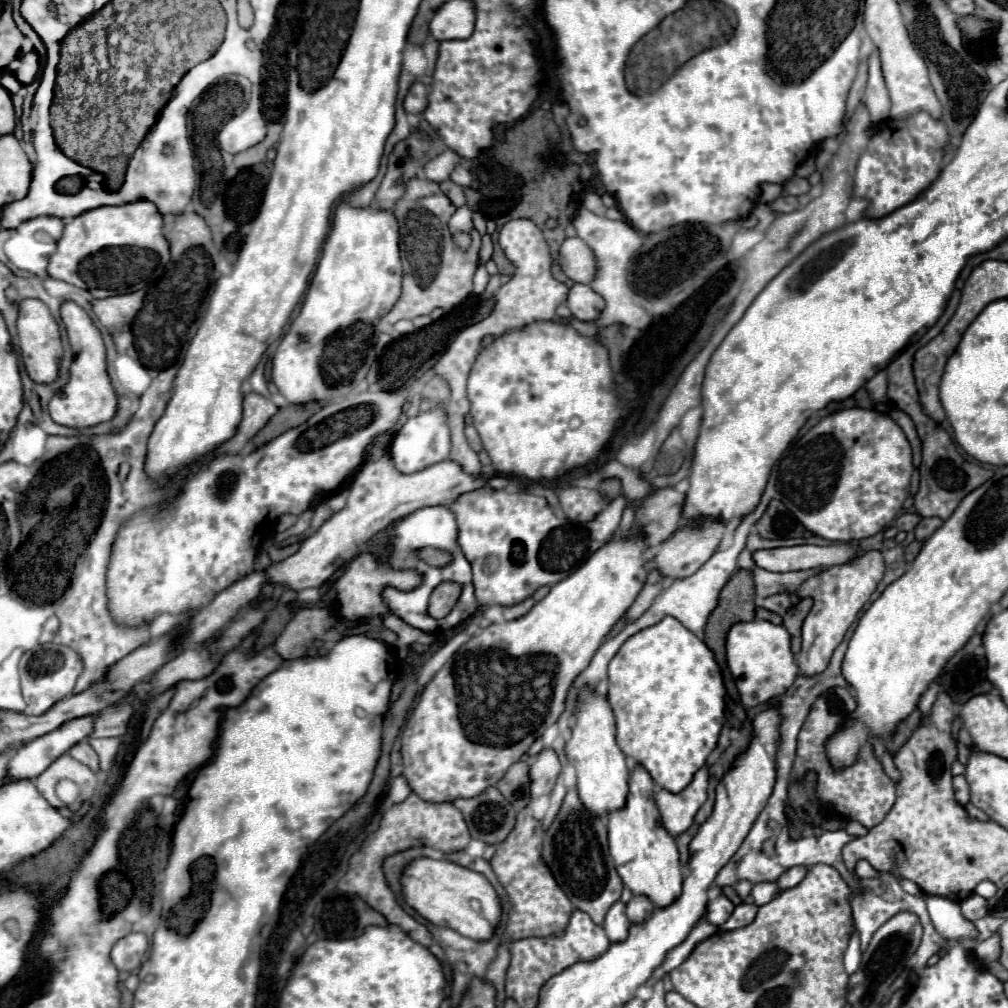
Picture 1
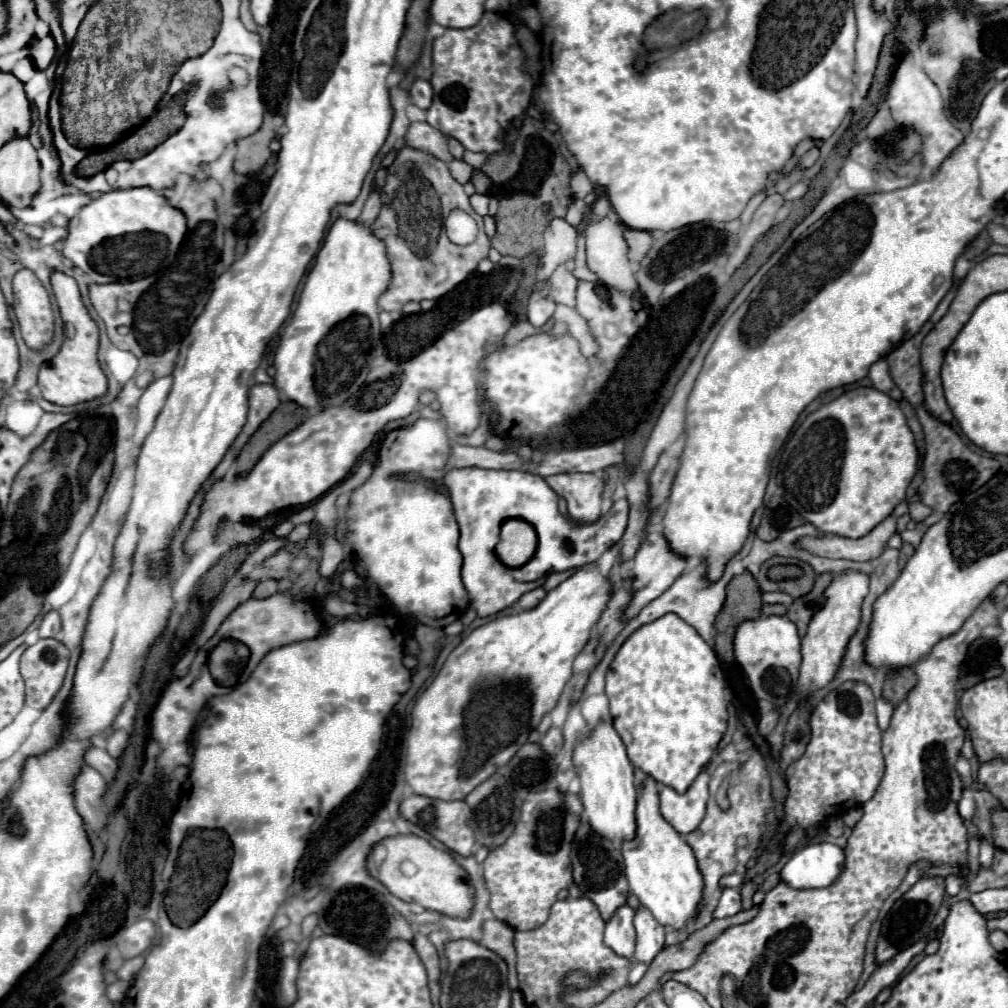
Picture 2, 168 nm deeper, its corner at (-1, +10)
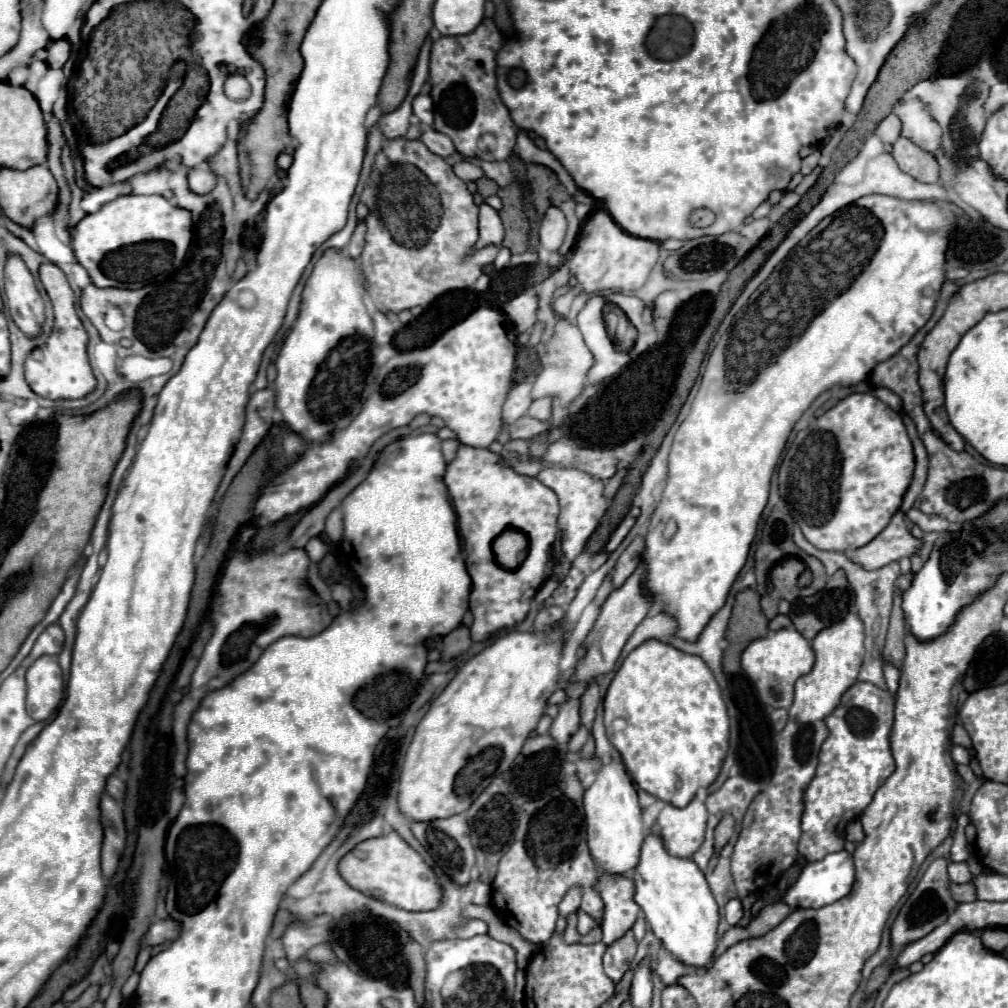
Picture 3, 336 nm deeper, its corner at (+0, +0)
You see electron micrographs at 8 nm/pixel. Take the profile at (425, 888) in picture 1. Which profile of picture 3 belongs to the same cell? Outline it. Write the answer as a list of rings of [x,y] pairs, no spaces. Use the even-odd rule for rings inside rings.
[[[396,832],[356,844],[338,862],[338,872],[354,890],[402,910],[432,910],[442,900],[442,890],[438,888],[434,872],[426,866],[422,856]]]

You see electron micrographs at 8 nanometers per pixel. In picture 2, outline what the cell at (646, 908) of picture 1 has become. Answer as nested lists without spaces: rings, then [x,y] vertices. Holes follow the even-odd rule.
[[[639,906],[635,910],[633,924],[637,930],[637,944],[633,956],[637,962],[649,964],[665,948],[665,928],[645,906]]]

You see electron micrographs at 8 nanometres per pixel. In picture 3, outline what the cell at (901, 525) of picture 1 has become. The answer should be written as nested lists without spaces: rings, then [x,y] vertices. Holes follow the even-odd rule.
[[[910,508],[910,510],[906,512],[906,516],[908,516],[914,524],[918,524],[926,534],[928,534],[928,532],[944,532],[944,530],[950,528],[950,524],[948,524],[946,518],[942,518],[942,516],[928,516],[928,514],[924,514],[924,512],[916,510],[916,508]]]

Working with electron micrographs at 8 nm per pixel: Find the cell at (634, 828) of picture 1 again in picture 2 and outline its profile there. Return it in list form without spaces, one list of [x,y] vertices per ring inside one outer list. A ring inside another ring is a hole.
[[[647,776],[641,784],[635,814],[637,814],[635,838],[621,842],[629,890],[639,898],[639,902],[645,908],[651,908],[651,914],[659,920],[659,924],[683,928],[697,914],[697,904],[701,900],[703,890],[703,876],[697,868],[697,860],[689,844],[661,816],[657,782],[651,776]]]

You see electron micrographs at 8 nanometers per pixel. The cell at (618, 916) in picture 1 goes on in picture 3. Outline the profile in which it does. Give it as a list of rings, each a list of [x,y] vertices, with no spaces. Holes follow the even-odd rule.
[[[626,932],[620,940],[616,940],[612,946],[606,948],[604,954],[604,972],[610,980],[620,982],[624,972],[630,968],[634,954],[636,954],[638,942],[634,940],[632,932]]]

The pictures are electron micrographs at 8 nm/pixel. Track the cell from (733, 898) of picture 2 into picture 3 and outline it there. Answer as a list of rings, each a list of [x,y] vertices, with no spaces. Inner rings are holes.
[[[734,898],[734,900],[730,900],[730,902],[726,904],[724,916],[726,916],[726,920],[728,920],[730,926],[736,926],[736,924],[740,922],[740,918],[742,918],[742,904],[740,904],[738,898]]]

